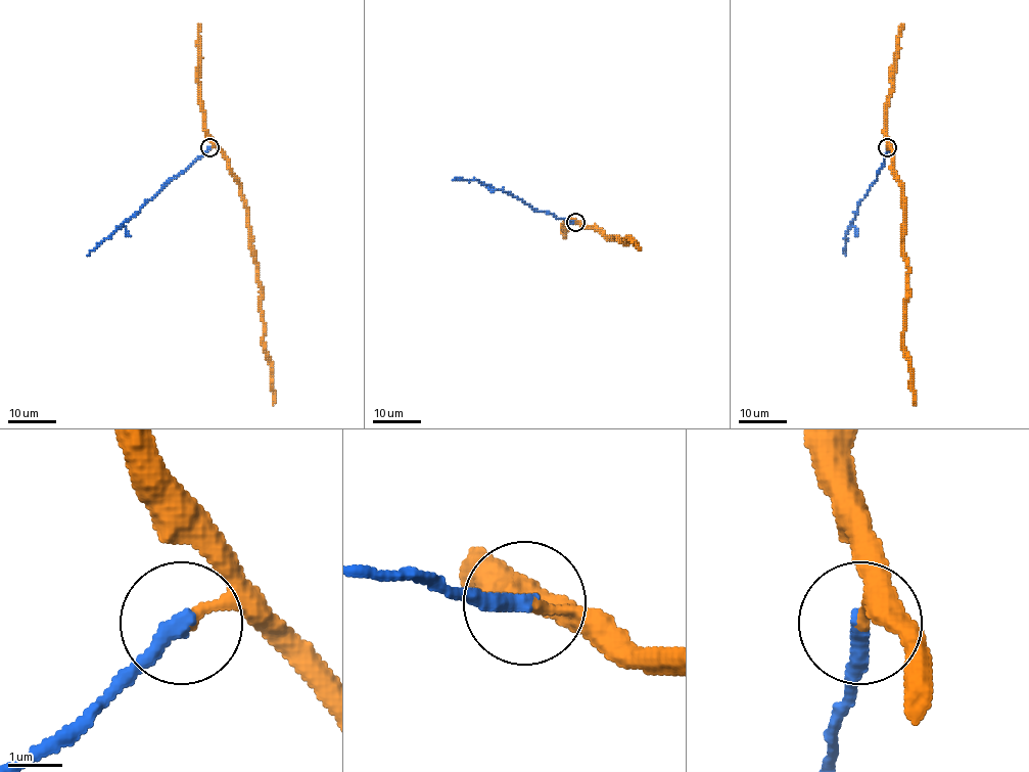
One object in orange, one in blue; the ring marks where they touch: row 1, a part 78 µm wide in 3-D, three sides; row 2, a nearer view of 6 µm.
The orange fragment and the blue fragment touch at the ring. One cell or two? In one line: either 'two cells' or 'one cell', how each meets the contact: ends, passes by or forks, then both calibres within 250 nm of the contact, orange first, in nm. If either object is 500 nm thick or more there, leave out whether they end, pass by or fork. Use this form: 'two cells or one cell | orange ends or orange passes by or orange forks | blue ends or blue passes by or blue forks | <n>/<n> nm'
one cell | orange ends | blue ends | 200/320 nm

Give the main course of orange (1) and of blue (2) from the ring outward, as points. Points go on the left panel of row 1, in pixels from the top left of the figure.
1: (211, 147), (222, 153), (239, 186), (246, 212), (273, 404)
2: (209, 147), (88, 255)

